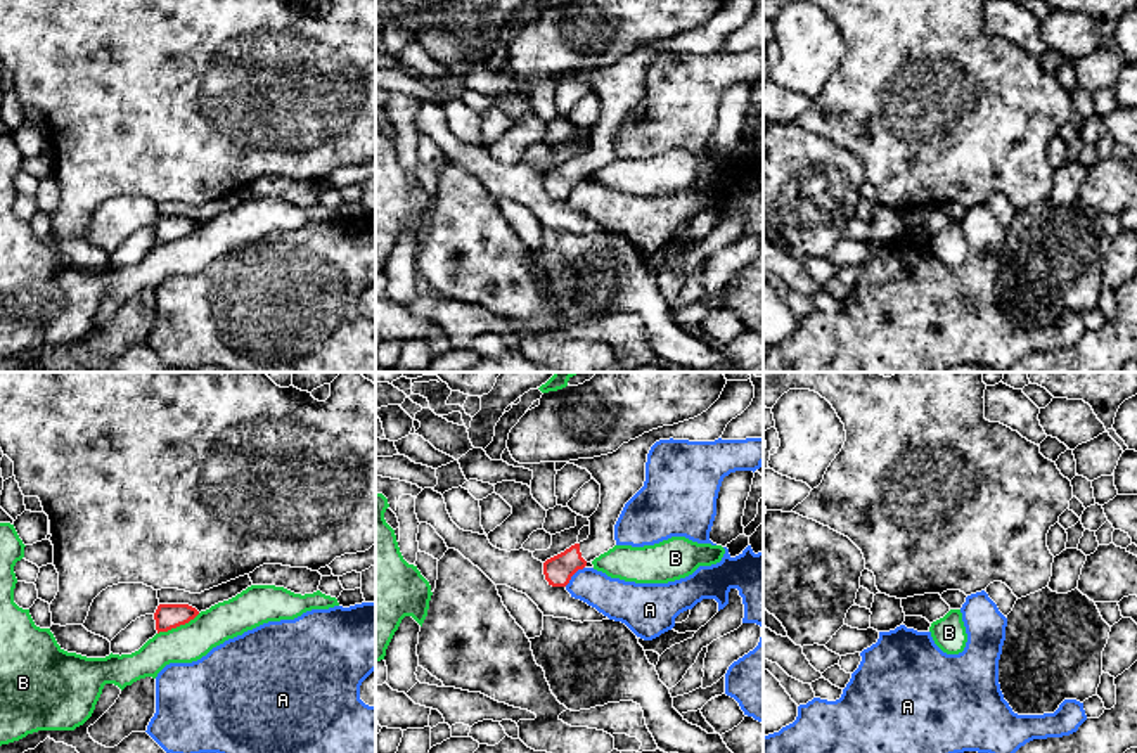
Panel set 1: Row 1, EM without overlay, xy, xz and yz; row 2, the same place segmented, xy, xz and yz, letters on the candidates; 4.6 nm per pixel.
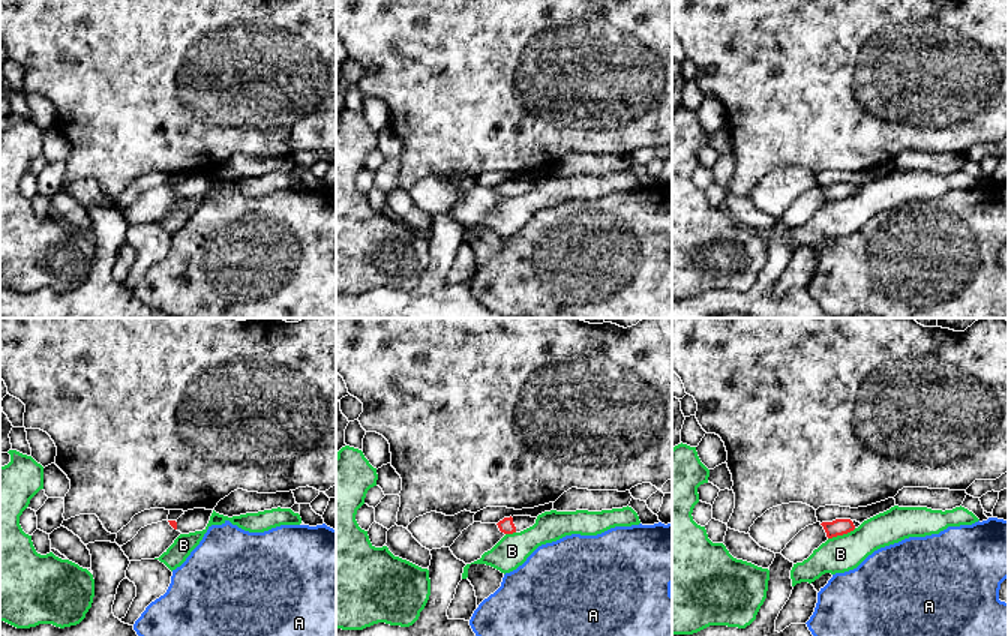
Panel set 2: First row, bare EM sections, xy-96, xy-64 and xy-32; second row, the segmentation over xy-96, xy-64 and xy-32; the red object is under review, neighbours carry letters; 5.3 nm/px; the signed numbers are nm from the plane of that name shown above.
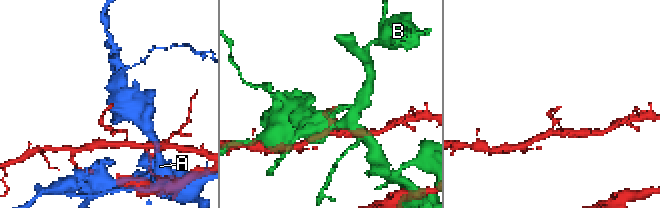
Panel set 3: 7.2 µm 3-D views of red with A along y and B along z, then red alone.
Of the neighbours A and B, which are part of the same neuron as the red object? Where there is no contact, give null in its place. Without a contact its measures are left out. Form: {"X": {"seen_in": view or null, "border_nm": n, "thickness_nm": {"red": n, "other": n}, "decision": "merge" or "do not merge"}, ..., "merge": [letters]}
{"A": {"seen_in": "xz", "border_nm": 130, "thickness_nm": {"red": 140, "other": 190}, "decision": "do not merge"}, "B": {"seen_in": "xy", "border_nm": 220, "thickness_nm": {"red": 120, "other": 180}, "decision": "do not merge"}, "merge": []}

